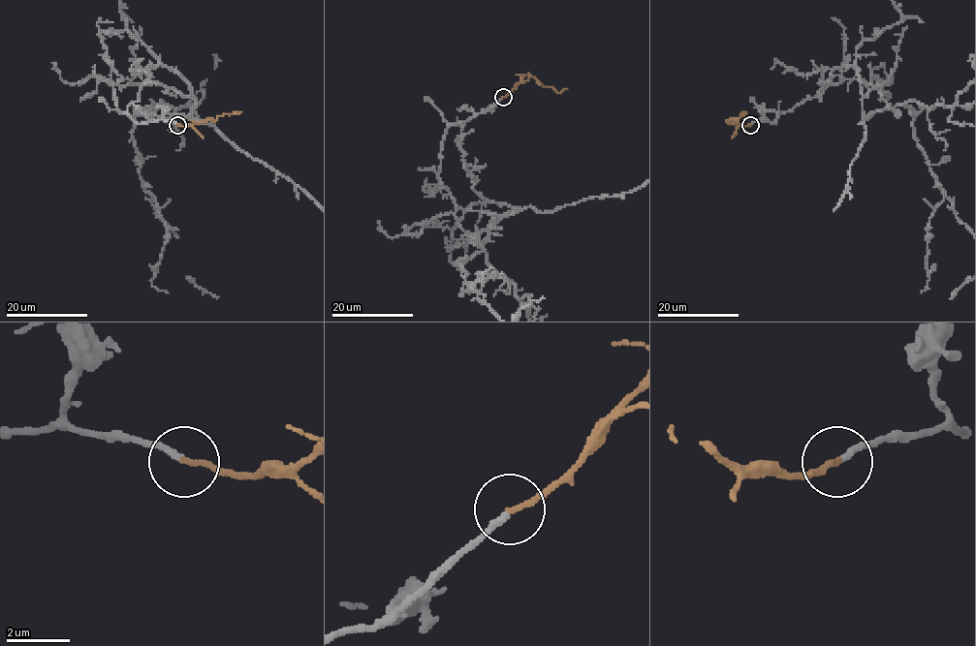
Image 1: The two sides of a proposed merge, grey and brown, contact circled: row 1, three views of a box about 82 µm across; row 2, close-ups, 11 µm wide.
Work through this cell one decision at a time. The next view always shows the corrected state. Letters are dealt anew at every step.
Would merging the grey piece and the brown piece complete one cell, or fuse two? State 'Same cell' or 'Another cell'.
Same cell

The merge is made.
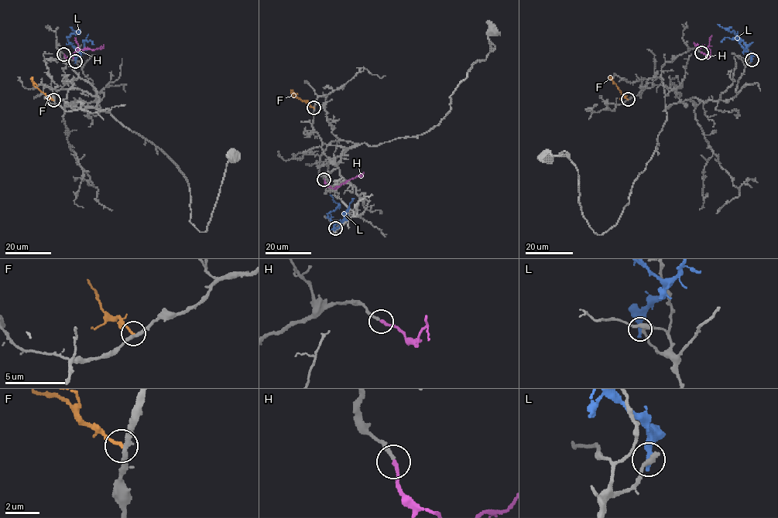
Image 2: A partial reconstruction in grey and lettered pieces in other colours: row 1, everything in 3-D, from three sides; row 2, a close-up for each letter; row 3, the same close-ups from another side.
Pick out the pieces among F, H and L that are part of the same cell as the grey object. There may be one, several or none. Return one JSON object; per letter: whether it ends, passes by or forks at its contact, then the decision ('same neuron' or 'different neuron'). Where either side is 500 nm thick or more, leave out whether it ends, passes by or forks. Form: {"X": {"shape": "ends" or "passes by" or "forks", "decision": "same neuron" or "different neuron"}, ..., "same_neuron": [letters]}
{"F": {"shape": "ends", "decision": "different neuron"}, "H": {"shape": "ends", "decision": "same neuron"}, "L": {"shape": "ends", "decision": "different neuron"}, "same_neuron": ["H"]}

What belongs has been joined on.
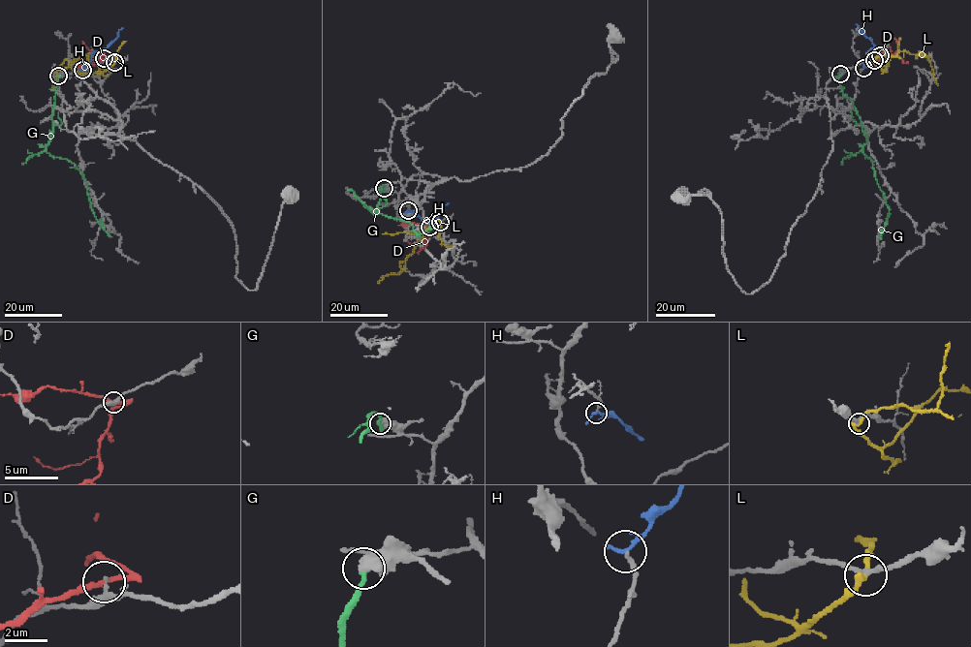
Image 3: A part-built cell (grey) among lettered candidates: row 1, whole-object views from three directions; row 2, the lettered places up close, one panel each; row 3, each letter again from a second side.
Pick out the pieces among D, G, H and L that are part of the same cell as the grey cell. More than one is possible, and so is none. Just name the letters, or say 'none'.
H

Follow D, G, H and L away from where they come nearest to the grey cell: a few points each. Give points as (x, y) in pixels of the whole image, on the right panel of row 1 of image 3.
D: (880, 56), (882, 52), (894, 53), (898, 46), (894, 38)
G: (840, 74), (837, 77), (840, 91), (853, 102), (866, 137), (861, 151), (872, 161), (889, 210), (880, 238)
H: (863, 68), (874, 45), (856, 24)
L: (875, 59), (882, 66), (897, 50), (928, 56), (938, 85)

